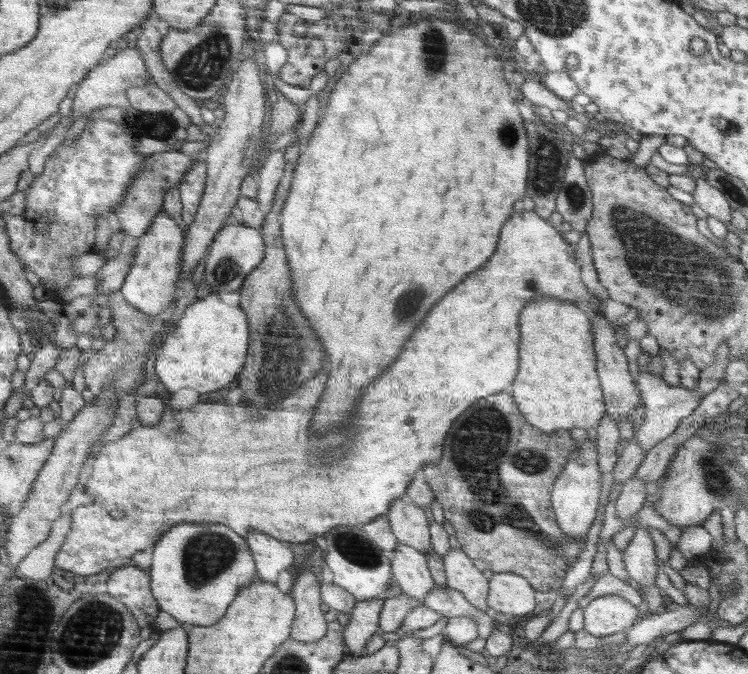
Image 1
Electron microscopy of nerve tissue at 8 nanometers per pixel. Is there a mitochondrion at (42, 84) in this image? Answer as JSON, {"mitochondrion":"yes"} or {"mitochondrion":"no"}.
{"mitochondrion":"no"}

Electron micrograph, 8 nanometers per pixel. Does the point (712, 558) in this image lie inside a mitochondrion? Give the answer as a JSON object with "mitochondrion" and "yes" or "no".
{"mitochondrion":"no"}

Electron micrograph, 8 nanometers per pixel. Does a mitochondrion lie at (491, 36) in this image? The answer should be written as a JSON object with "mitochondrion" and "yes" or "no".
{"mitochondrion":"no"}

